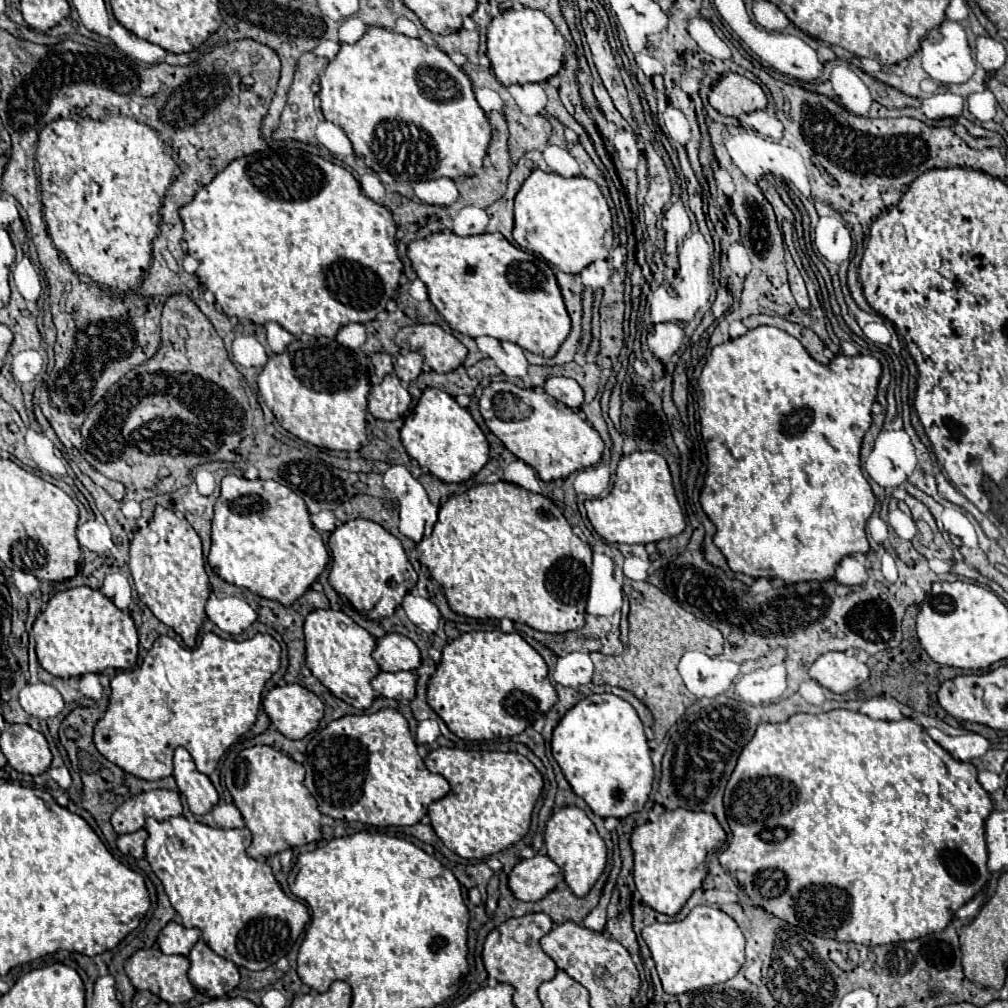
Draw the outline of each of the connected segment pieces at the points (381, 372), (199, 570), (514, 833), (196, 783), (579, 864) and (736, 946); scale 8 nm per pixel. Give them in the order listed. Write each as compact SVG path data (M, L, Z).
M373 354L371 356L371 364L373 364L373 374L377 376L377 380L383 380L387 374L393 372L393 356L389 354Z
M163 506L155 508L155 516L153 520L145 526L139 528L131 540L131 560L129 560L129 568L135 580L135 588L139 594L139 600L169 628L173 628L183 642L193 648L195 640L197 640L197 632L201 630L203 622L205 622L205 604L209 598L209 578L203 566L203 552L201 552L201 540L197 536L197 532L191 528L191 524L183 518L177 516L173 510L167 510Z
M437 748L431 750L425 758L425 766L433 774L441 774L449 784L451 790L441 800L435 800L429 806L429 820L435 834L441 842L459 854L461 858L487 858L499 850L505 850L519 842L531 824L533 806L543 790L543 778L539 770L531 764L529 758L517 752L477 752L477 750L457 750L457 748Z
M185 748L175 750L173 764L175 764L173 776L177 780L181 794L187 798L189 810L193 814L207 814L219 800L211 780L195 768L195 762Z
M565 806L553 812L545 828L545 848L547 856L563 870L565 882L575 896L587 894L607 864L607 850L601 836L587 814L577 806Z
M695 906L679 922L655 922L641 932L655 960L663 990L671 996L727 982L745 962L745 938L737 922L711 906Z

